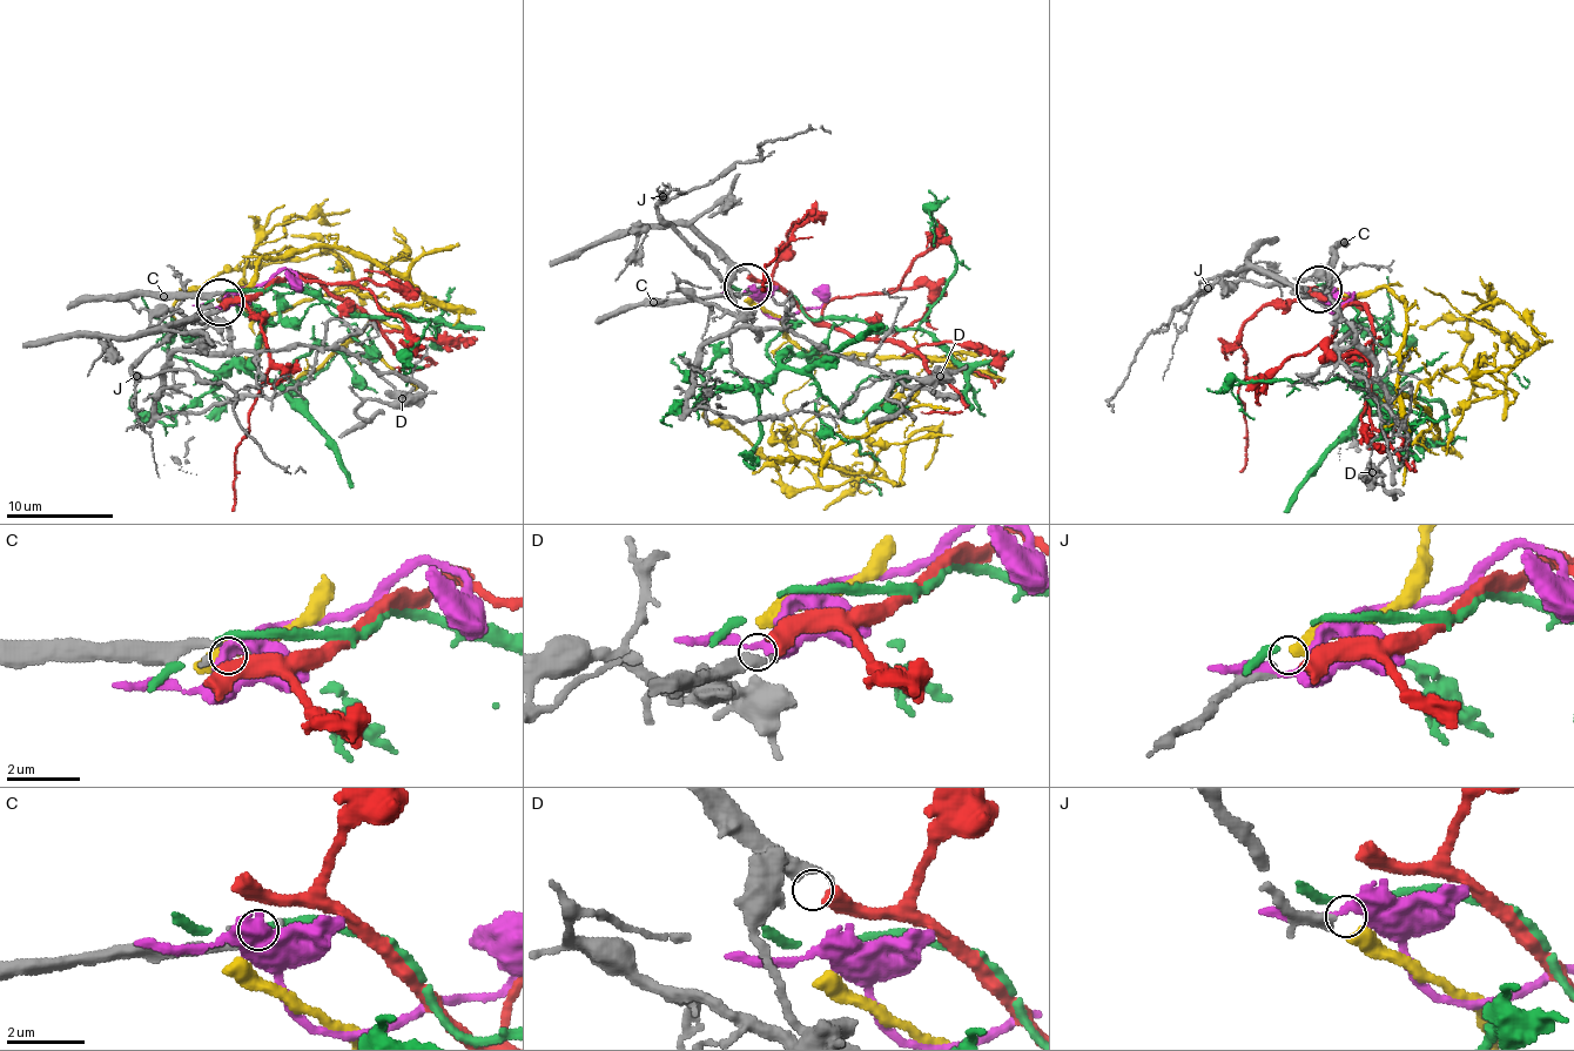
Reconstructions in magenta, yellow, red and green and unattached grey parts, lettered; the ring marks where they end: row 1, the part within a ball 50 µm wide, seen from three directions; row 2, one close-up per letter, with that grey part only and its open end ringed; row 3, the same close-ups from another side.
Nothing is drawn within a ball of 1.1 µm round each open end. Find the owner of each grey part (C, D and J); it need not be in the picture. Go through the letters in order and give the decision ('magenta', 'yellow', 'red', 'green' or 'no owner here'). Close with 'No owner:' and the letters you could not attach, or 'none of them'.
C: no owner here
D: red
J: yellow
No owner: C

